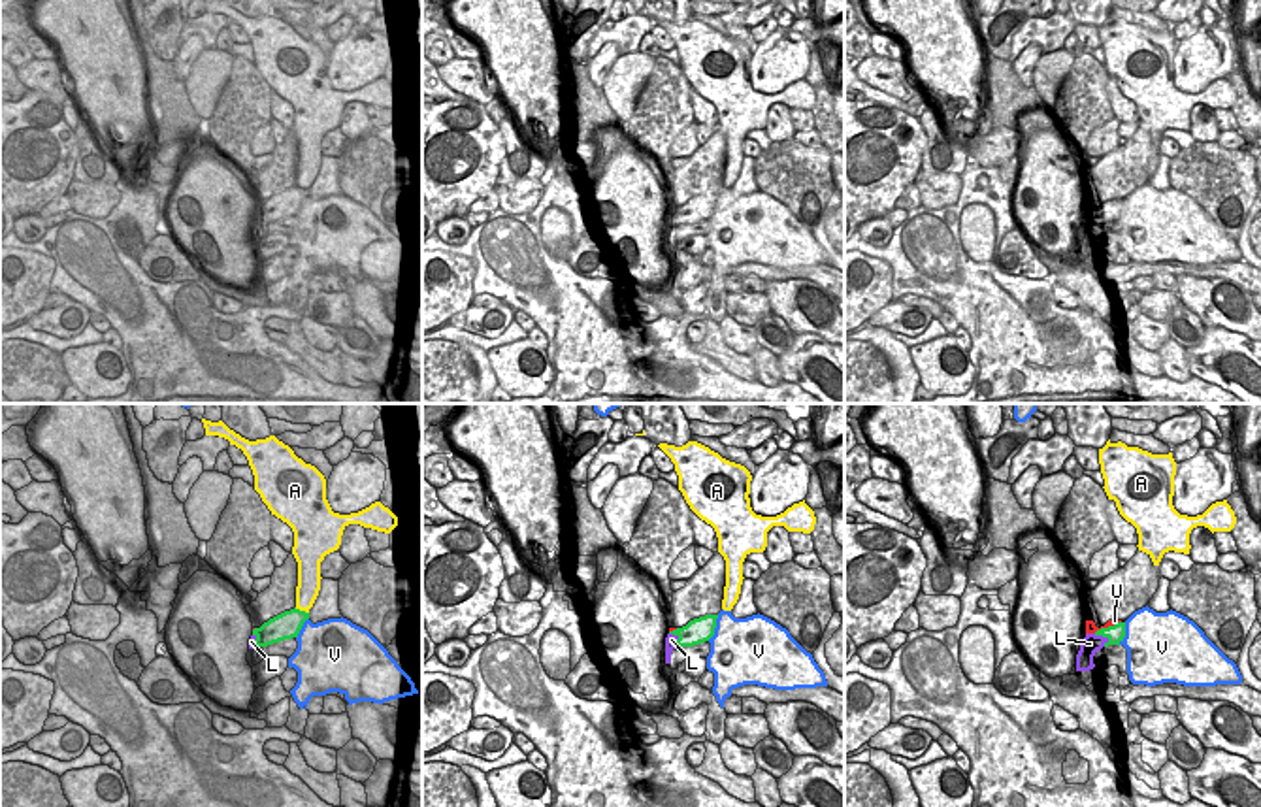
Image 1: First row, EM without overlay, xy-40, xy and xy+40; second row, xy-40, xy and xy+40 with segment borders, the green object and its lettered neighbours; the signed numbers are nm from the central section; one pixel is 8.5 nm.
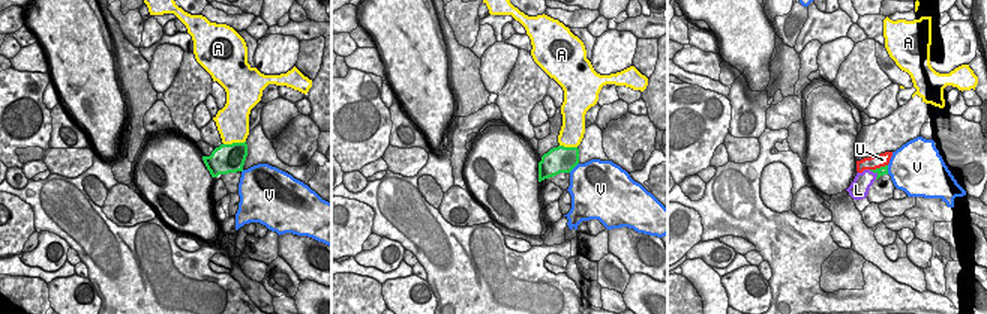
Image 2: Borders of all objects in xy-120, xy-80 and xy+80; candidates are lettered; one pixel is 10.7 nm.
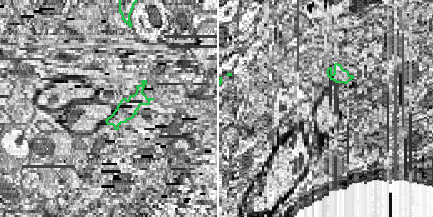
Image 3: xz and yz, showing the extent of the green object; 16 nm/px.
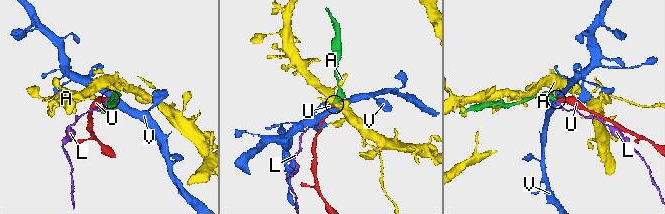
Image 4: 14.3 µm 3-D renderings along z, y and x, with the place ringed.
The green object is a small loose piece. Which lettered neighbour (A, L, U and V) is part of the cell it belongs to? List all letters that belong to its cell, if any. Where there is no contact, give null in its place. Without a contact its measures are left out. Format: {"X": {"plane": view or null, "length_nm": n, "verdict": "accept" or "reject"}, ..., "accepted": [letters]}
{"A": {"plane": "xy-40", "length_nm": 140, "verdict": "reject"}, "L": {"plane": "xy+40", "length_nm": 160, "verdict": "reject"}, "U": {"plane": "xy+40", "length_nm": 260, "verdict": "accept"}, "V": {"plane": "xy", "length_nm": 240, "verdict": "reject"}, "accepted": ["U"]}

